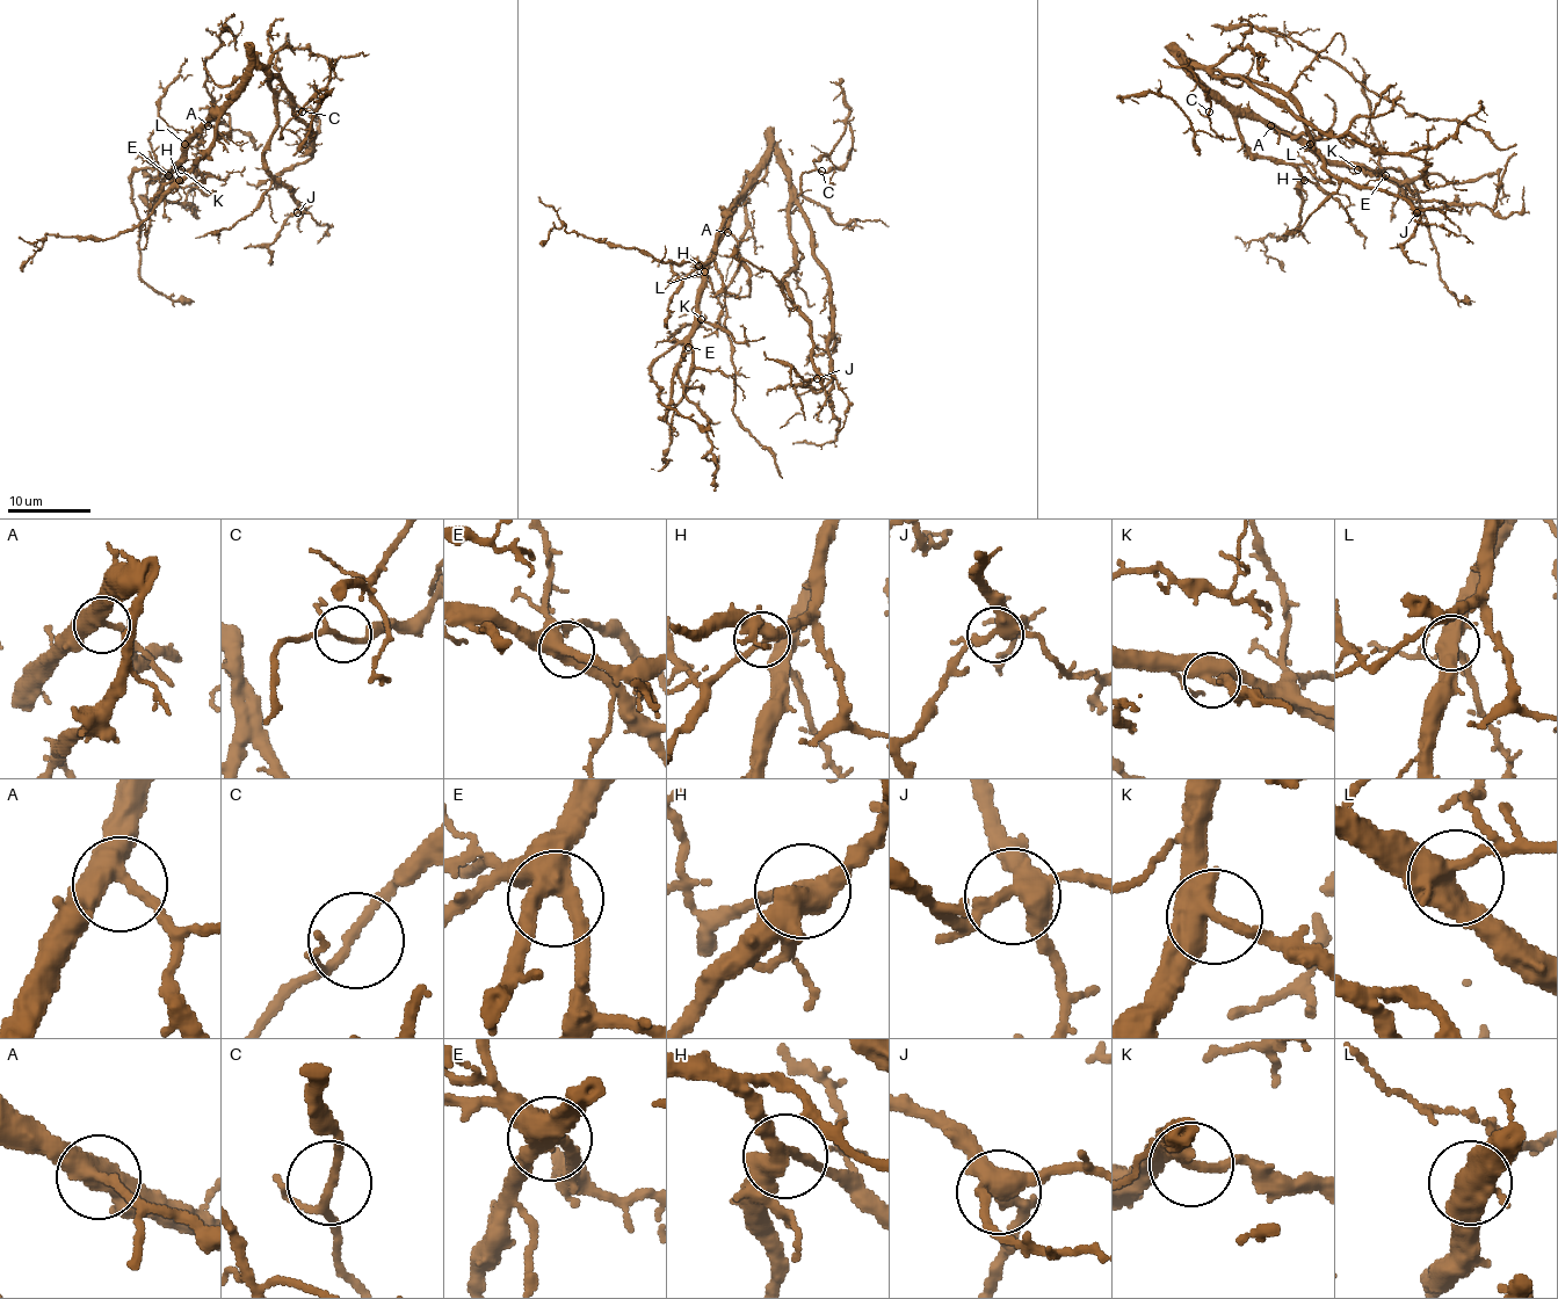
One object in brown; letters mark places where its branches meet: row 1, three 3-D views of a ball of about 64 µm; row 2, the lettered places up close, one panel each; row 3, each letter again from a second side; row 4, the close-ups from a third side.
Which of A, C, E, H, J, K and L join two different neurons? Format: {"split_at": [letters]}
{"split_at": []}

